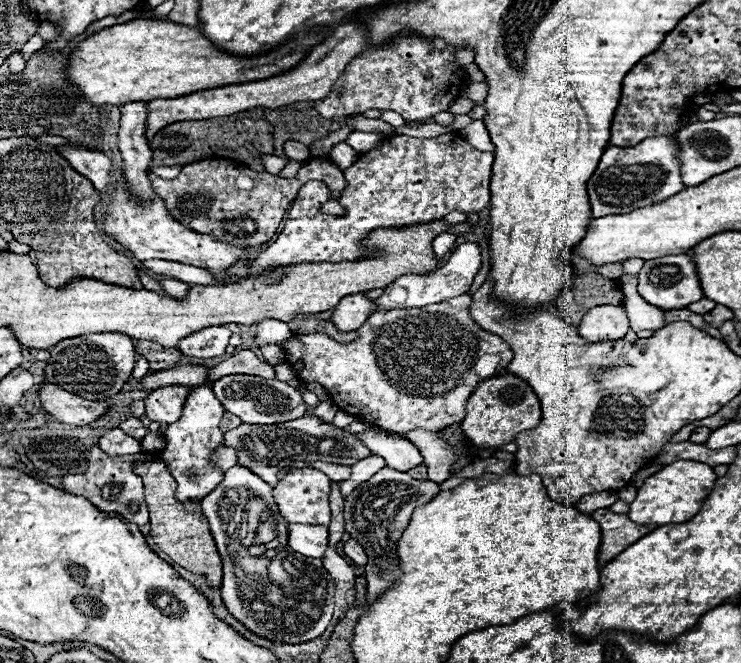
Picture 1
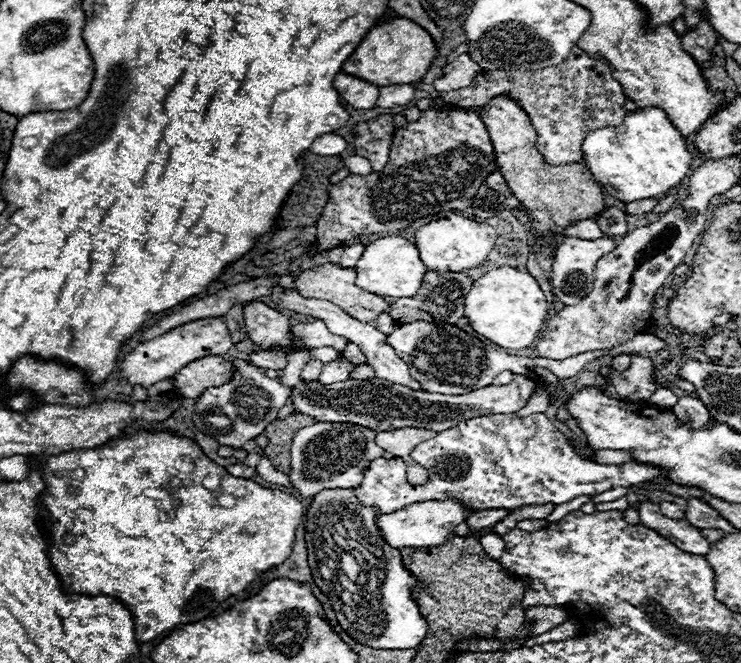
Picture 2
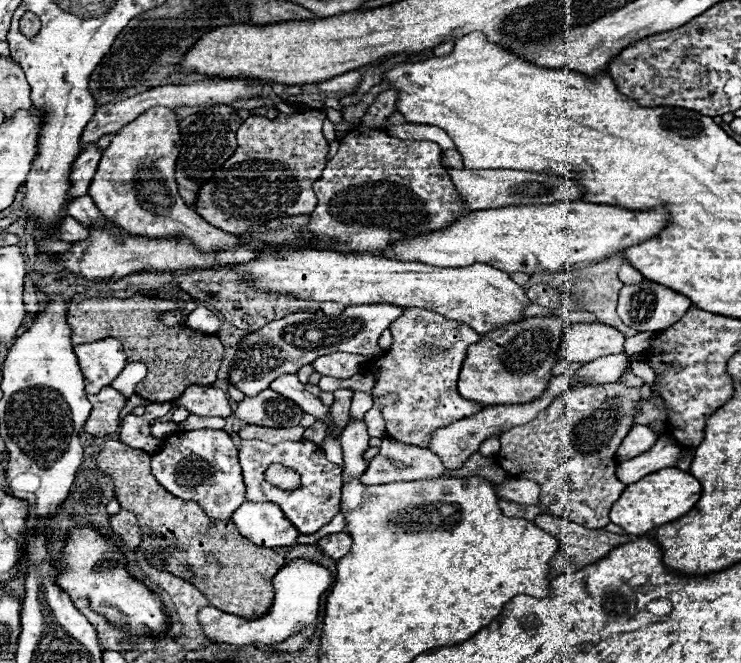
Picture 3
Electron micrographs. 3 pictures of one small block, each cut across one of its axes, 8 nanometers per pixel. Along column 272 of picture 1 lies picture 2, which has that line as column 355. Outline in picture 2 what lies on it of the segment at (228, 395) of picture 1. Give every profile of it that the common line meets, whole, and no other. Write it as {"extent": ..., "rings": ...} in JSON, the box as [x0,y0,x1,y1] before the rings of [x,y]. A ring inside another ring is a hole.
{"extent":[292,374,562,432],"rings":[[[518,374],[512,384],[506,386],[486,386],[472,390],[468,394],[460,396],[448,396],[448,394],[432,394],[432,392],[422,392],[422,390],[412,390],[404,388],[400,384],[392,384],[388,380],[372,378],[372,380],[346,380],[338,382],[332,386],[322,386],[320,382],[308,384],[300,382],[298,386],[292,388],[292,404],[296,412],[306,414],[316,418],[318,422],[350,422],[350,424],[360,424],[366,426],[374,432],[384,432],[392,428],[428,428],[434,432],[448,430],[456,426],[460,420],[470,420],[478,416],[488,416],[488,414],[514,414],[520,408],[526,406],[526,402],[532,398],[538,386],[552,388],[552,390],[562,390],[558,384],[548,384],[542,376],[534,376],[534,380]]]}

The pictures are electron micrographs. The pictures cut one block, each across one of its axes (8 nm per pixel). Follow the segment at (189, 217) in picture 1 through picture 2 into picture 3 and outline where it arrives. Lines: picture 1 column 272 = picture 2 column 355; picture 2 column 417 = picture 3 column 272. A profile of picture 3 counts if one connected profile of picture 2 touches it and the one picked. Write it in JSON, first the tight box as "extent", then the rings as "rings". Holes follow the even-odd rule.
{"extent":[196,110,328,234],"rings":[[[322,110],[268,120],[250,116],[236,132],[238,148],[212,180],[206,180],[196,196],[196,212],[212,226],[230,234],[244,234],[264,226],[270,220],[310,214],[316,208],[312,192],[314,180],[320,178],[328,162],[328,140],[322,136]]]}

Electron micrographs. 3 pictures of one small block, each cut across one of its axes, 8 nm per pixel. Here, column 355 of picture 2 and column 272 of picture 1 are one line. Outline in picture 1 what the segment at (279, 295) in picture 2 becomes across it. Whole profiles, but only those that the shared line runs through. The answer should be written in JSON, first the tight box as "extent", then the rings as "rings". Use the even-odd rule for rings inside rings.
{"extent":[254,318,292,348],"rings":[[[264,318],[258,322],[258,334],[254,338],[254,348],[260,348],[264,344],[282,344],[284,340],[288,340],[288,336],[292,336],[292,330],[288,328],[286,322]]]}

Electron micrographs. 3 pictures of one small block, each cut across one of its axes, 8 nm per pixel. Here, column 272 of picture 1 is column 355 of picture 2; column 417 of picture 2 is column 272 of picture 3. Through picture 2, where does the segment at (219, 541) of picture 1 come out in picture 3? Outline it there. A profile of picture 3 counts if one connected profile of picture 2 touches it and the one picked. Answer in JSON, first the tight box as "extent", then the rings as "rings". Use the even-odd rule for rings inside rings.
{"extent":[198,558,332,646],"rings":[[[296,558],[296,560],[288,562],[286,566],[282,566],[278,570],[278,574],[272,578],[272,586],[274,586],[276,596],[274,596],[270,610],[264,616],[254,618],[254,620],[246,620],[240,616],[224,614],[222,610],[218,610],[214,606],[208,606],[208,608],[200,610],[198,620],[204,626],[204,634],[214,642],[236,644],[236,646],[248,646],[248,644],[276,646],[318,618],[320,598],[330,588],[330,584],[332,584],[332,574],[326,566],[322,566],[318,562],[304,560],[304,558]]]}

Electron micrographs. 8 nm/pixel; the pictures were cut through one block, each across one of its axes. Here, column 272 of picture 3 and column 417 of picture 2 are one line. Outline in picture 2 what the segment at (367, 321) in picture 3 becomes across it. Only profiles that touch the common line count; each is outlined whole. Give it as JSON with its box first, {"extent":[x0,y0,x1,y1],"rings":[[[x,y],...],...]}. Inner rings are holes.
{"extent":[386,322,666,394],"rings":[[[412,322],[412,324],[398,324],[394,332],[386,336],[386,342],[394,348],[396,356],[400,356],[406,364],[412,376],[424,384],[424,390],[428,392],[440,392],[440,394],[464,394],[472,392],[476,388],[490,386],[492,380],[504,372],[510,370],[514,374],[528,374],[534,366],[542,366],[550,372],[554,372],[558,378],[574,378],[588,362],[606,356],[608,352],[616,354],[632,354],[632,352],[658,352],[666,346],[666,340],[652,336],[652,334],[640,334],[632,338],[628,344],[622,344],[620,348],[602,350],[602,352],[586,352],[578,354],[566,360],[548,360],[548,358],[526,358],[526,356],[512,356],[506,352],[498,352],[492,346],[486,346],[478,338],[470,336],[468,332],[460,330],[452,324],[430,324],[430,322]]]}

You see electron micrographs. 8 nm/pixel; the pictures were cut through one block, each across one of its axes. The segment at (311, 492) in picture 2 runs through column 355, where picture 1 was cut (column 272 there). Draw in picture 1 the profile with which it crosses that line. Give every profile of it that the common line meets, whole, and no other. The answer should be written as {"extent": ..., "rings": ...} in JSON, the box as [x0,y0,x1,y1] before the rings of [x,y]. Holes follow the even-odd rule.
{"extent":[224,416,370,486],"rings":[[[302,416],[300,420],[290,420],[288,424],[240,424],[238,428],[224,434],[224,446],[234,448],[238,454],[238,464],[256,472],[256,476],[260,476],[270,486],[278,482],[278,472],[292,468],[294,462],[312,464],[316,460],[324,460],[352,466],[370,454],[370,450],[360,444],[354,434],[344,432],[342,428],[334,428],[332,424],[324,424],[314,416]]]}

